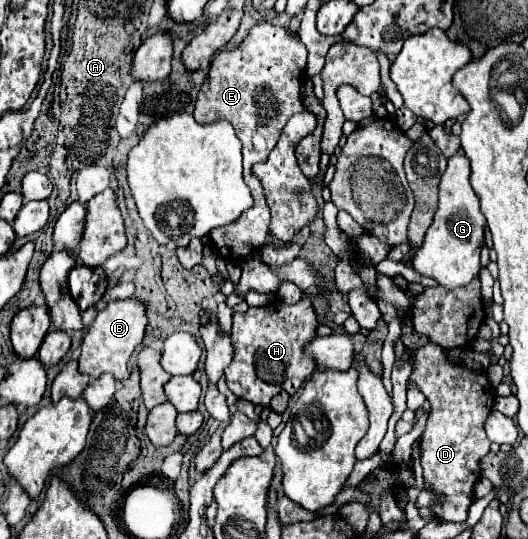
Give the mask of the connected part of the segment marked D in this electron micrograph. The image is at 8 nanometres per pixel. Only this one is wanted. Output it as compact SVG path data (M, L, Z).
M426 343L416 351L414 371L408 383L416 385L418 391L422 391L430 401L426 431L420 439L420 463L424 485L430 485L434 495L444 495L444 505L430 505L430 509L442 521L464 523L472 503L472 487L480 479L478 463L490 451L484 421L494 405L494 389L486 373L452 363L444 349L434 343Z

